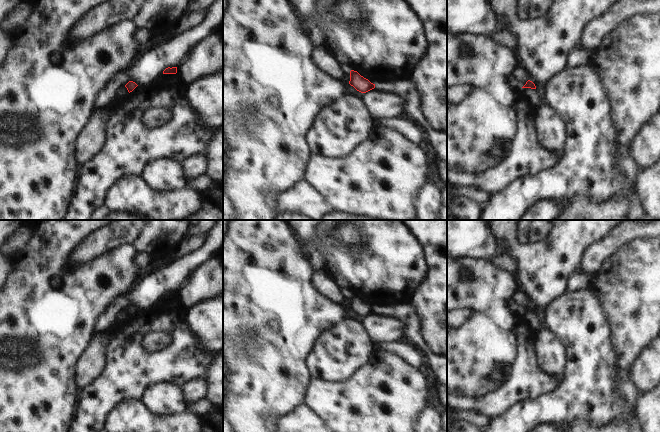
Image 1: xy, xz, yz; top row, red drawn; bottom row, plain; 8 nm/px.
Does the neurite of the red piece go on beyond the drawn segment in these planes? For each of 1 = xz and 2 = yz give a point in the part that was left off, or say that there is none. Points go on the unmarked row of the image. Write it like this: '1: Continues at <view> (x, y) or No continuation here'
1: No continuation here
2: No continuation here.

